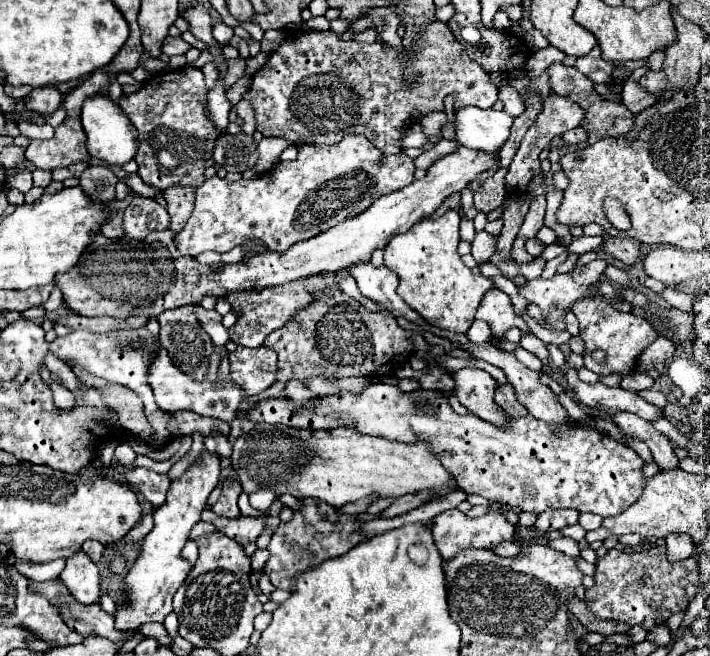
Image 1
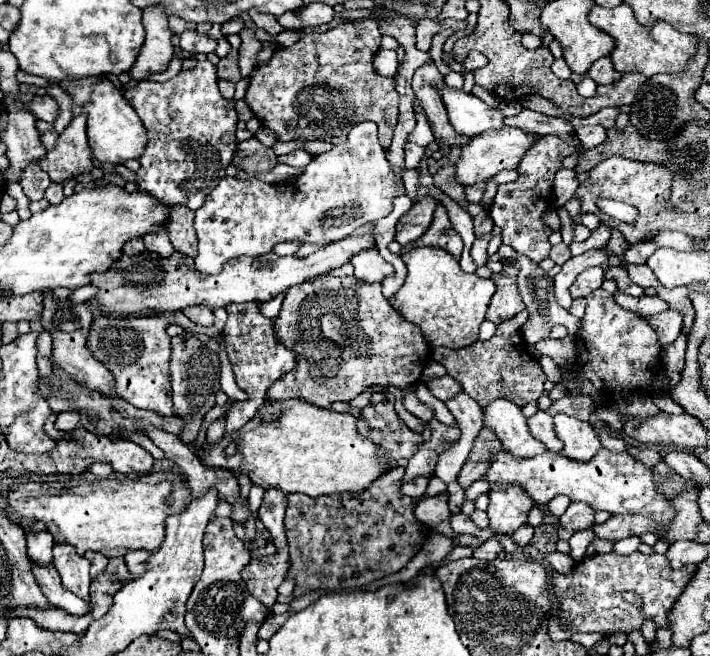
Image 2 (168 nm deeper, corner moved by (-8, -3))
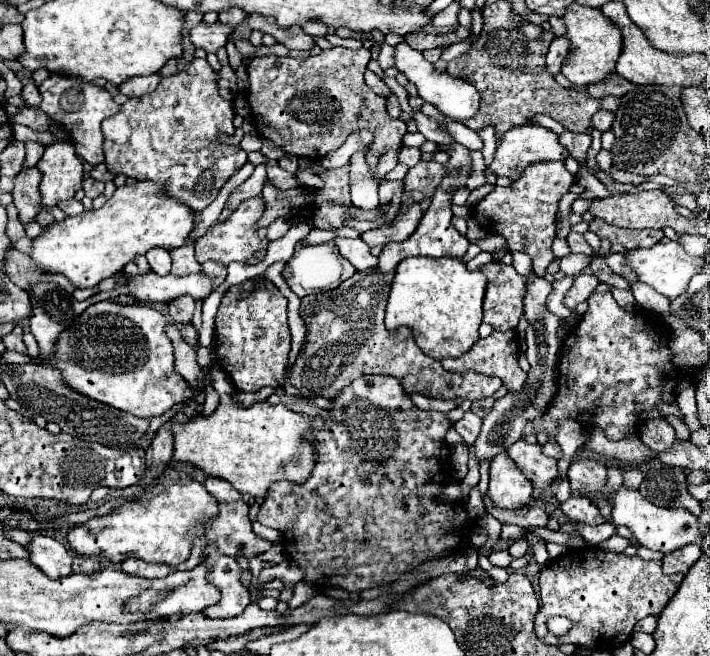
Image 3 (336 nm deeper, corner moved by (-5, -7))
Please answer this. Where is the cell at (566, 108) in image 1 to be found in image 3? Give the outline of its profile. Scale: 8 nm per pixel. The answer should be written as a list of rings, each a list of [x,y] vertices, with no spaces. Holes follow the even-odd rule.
[[[548,161],[548,163],[534,163],[530,165],[518,181],[510,187],[496,187],[484,199],[474,205],[474,215],[484,223],[486,229],[502,235],[508,241],[512,251],[522,251],[532,257],[534,273],[542,277],[546,267],[552,263],[552,241],[556,237],[556,213],[562,195],[570,191],[574,185],[574,177],[566,171],[562,161]]]

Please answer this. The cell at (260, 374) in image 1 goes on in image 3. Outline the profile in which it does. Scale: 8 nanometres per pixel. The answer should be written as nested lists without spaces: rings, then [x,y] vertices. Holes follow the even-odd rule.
[[[266,279],[268,287],[252,291],[248,299],[236,299],[236,287],[230,287],[216,313],[216,337],[214,353],[218,365],[232,377],[232,383],[240,391],[260,391],[262,387],[284,385],[286,359],[290,353],[290,329],[288,329],[288,301],[274,283]]]

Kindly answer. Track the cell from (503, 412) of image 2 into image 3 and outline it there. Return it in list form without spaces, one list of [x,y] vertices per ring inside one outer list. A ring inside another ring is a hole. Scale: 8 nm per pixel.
[[[520,439],[514,445],[510,445],[506,451],[512,457],[512,461],[518,465],[518,469],[534,483],[534,487],[544,489],[558,477],[556,459],[546,457],[540,445],[530,445],[524,439]]]

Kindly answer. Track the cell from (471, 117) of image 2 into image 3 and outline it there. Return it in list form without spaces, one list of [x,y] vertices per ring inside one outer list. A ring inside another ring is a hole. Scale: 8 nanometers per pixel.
[[[398,43],[398,45],[394,47],[394,61],[396,61],[394,67],[396,67],[400,73],[404,73],[410,83],[416,85],[418,95],[420,95],[426,103],[434,105],[440,113],[452,117],[454,121],[464,121],[464,119],[470,119],[470,117],[476,115],[478,103],[480,103],[480,93],[476,91],[476,87],[474,87],[472,83],[468,83],[468,81],[464,81],[464,79],[460,79],[460,77],[452,77],[450,73],[438,73],[438,71],[434,69],[434,65],[428,63],[428,61],[422,57],[420,51],[408,47],[408,43]]]

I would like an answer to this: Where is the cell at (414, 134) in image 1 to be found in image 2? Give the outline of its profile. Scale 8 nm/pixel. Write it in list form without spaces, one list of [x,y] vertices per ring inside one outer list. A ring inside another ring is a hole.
[[[405,143],[405,165],[407,167],[417,167],[419,161],[423,159],[425,155],[425,147],[421,145],[415,145],[415,143]]]

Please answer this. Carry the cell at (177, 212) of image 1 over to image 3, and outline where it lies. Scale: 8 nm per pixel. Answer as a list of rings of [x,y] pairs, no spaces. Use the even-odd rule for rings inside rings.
[[[186,241],[180,249],[170,251],[170,257],[174,275],[190,275],[202,271],[202,265],[194,259],[194,245],[190,241]]]

